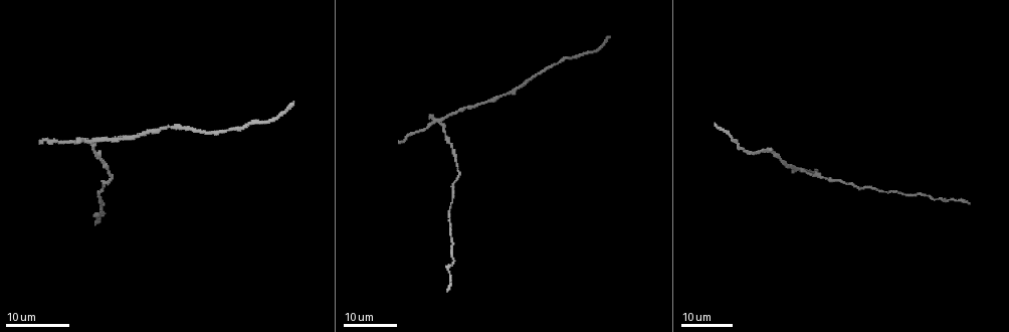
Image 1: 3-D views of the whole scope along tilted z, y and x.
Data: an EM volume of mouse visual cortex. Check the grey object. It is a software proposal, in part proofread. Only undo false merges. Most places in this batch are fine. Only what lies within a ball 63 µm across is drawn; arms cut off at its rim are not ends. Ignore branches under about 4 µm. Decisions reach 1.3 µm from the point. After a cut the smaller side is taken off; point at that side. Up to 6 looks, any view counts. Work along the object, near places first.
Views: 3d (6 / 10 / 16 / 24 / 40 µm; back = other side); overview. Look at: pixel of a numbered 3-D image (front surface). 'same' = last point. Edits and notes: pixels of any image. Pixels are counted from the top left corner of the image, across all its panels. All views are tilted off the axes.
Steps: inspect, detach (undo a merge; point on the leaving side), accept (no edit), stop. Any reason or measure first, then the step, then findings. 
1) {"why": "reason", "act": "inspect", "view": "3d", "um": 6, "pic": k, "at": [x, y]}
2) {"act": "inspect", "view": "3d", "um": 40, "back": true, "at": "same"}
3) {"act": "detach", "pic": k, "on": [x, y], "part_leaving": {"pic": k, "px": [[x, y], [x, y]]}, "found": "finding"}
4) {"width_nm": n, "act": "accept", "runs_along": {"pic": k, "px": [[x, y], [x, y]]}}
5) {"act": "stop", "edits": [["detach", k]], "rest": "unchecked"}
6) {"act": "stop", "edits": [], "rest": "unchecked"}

{"why": "thick turns thin", "act": "inspect", "view": "3d", "um": 16, "pic": 1, "at": [158, 129]}

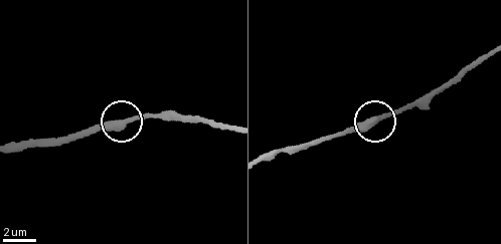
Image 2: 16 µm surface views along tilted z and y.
{"act": "inspect", "view": "3d", "um": 6, "pic": 2, "at": [125, 123]}

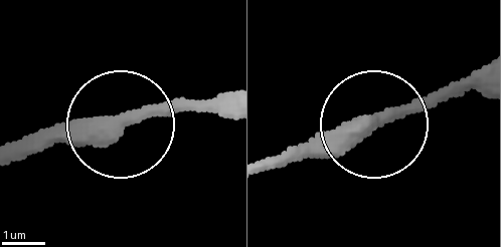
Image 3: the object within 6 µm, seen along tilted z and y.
{"act": "accept", "runs_along": {"pic": 3, "px": [[271, 169], [346, 154], [461, 79]]}, "found": "continuous, no second neuron"}

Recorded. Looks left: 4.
{"why": "calibre changes", "act": "inspect", "view": "3d", "um": 16, "pic": 1, "at": [520, 85]}

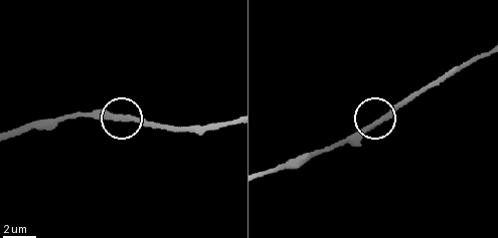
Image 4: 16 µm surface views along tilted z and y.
{"act": "inspect", "view": "3d", "um": 6, "pic": 4, "at": [378, 123]}

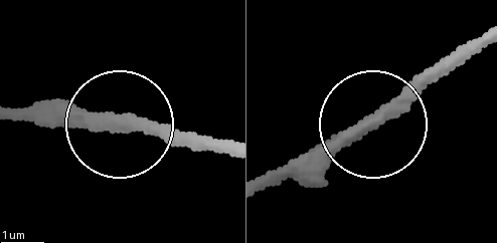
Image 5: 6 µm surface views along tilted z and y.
{"width_nm": 330, "act": "accept", "runs_along": {"pic": 5, "px": [[271, 186], [325, 165], [462, 43]]}, "found": "all the same neuron"}

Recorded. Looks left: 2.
{"why": "side arm on a straight run", "act": "inspect", "view": "3d", "um": 16, "pic": 1, "at": [89, 142]}

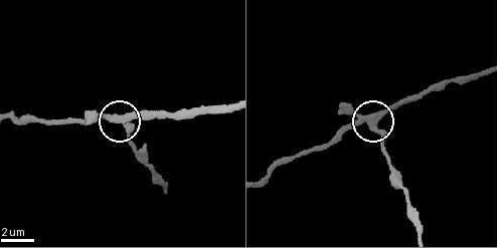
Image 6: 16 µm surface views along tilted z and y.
{"act": "inspect", "view": "3d", "um": 6, "pic": 6, "at": [377, 112]}

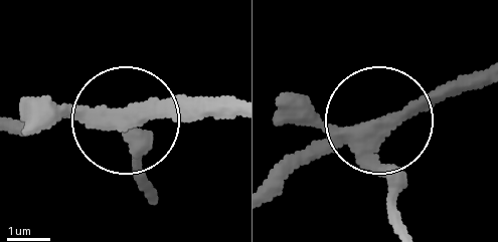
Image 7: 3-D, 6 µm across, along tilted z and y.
{"side_arm_um": 40, "act": "detach", "pic": 7, "on": [43, 129], "part_leaving": {"pic": 7, "px": [[100, 115], [149, 184]]}, "found": "a second neuron is stuck on"}

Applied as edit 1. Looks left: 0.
{"act": "stop", "edits": [["detach", 7]], "rest": "unchecked"}

